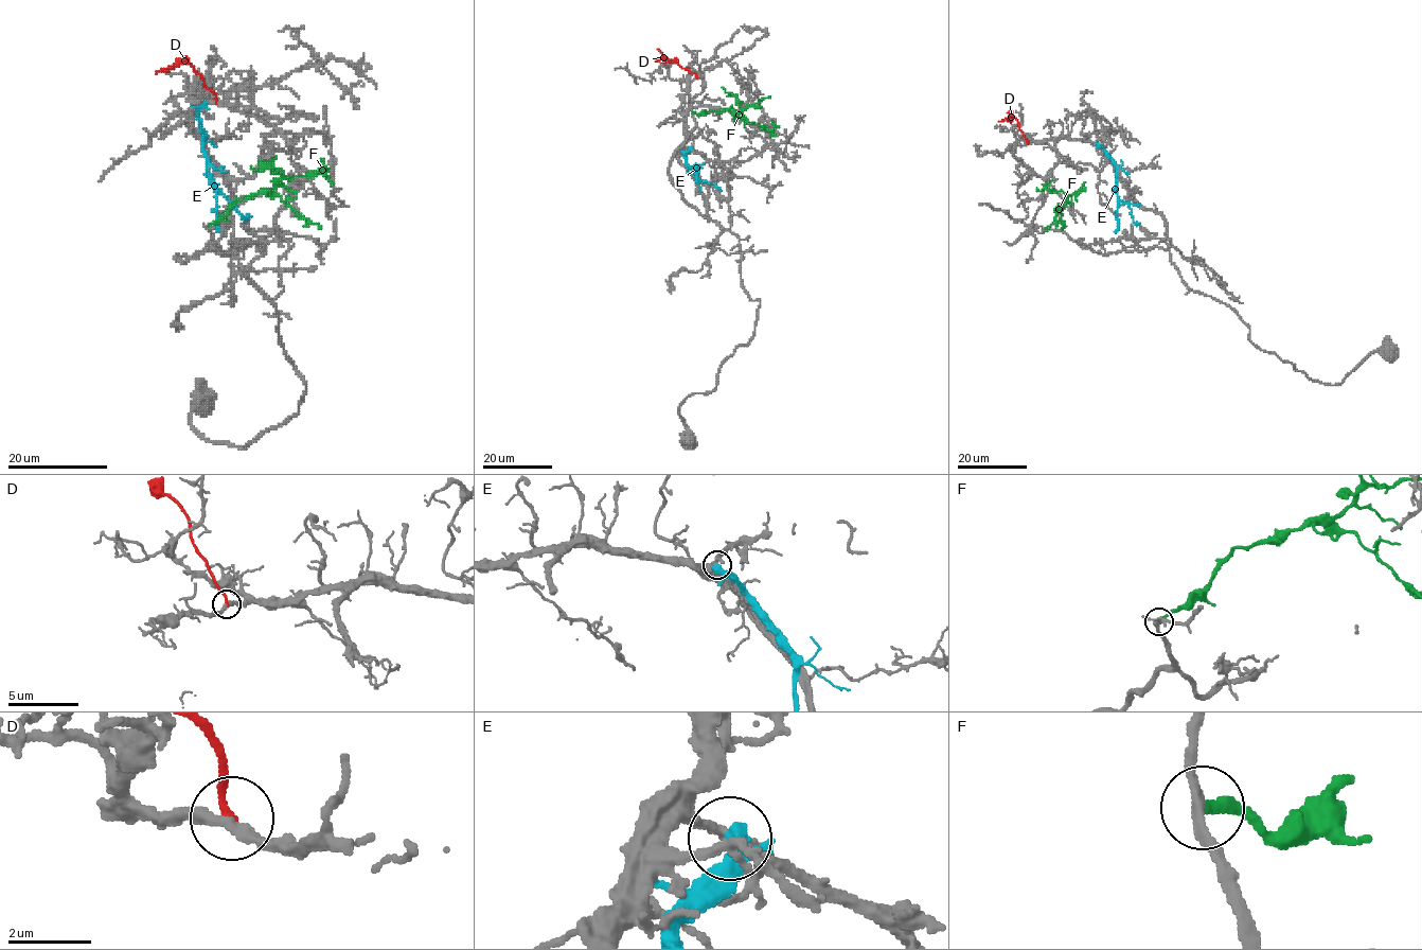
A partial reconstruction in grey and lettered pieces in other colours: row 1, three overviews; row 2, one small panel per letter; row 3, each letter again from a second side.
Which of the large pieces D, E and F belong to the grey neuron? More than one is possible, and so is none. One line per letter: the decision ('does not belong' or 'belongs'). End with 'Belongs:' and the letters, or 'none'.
D: does not belong
E: does not belong
F: belongs
Belongs: F

